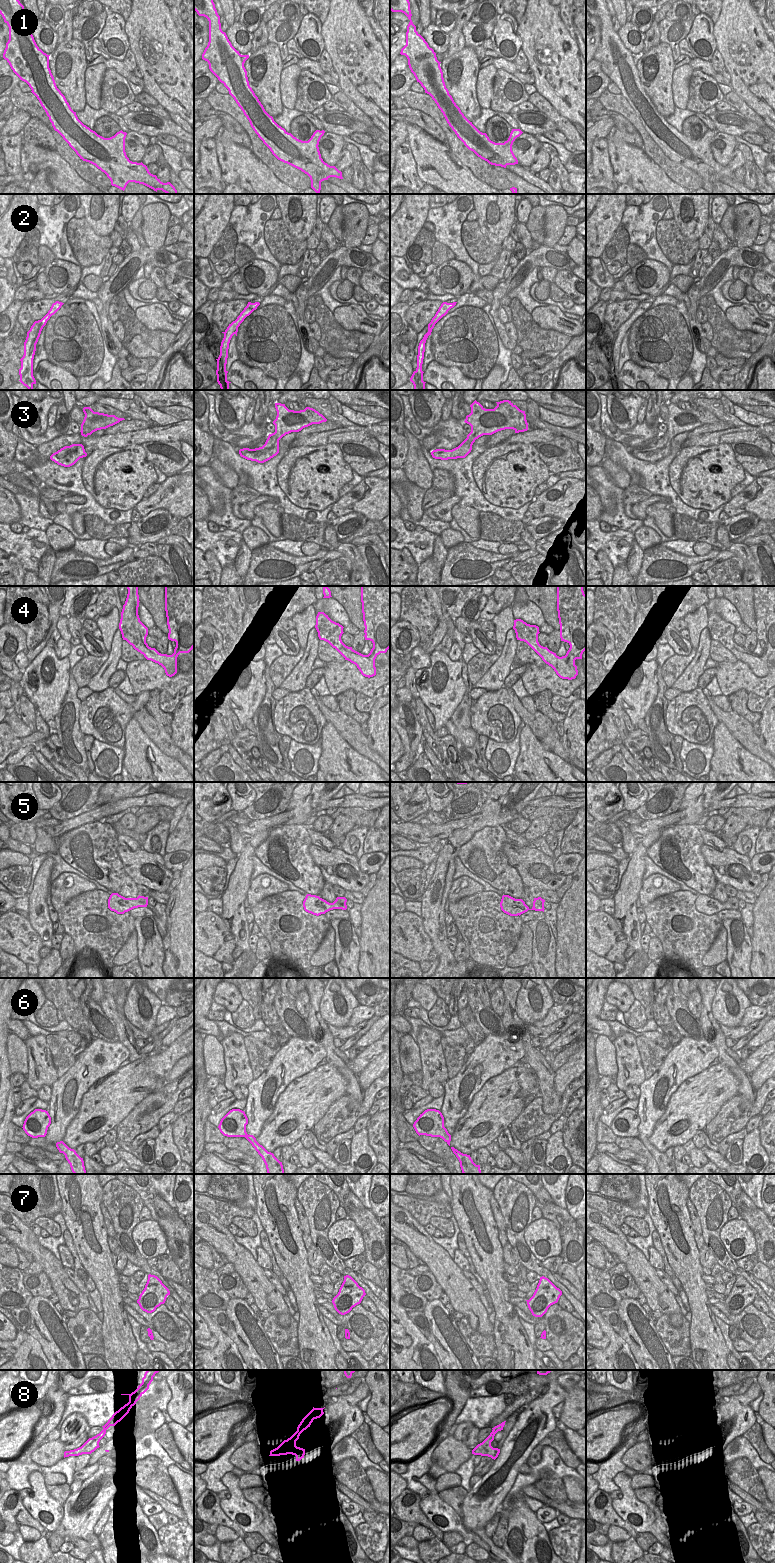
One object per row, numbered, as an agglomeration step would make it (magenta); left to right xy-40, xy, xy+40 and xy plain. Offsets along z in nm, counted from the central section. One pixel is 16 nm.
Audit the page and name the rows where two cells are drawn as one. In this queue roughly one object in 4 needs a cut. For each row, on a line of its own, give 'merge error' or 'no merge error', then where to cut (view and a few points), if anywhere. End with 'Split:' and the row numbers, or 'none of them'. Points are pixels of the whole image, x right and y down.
1: no merge error | no cut
2: no merge error | no cut
3: no merge error | no cut
4: no merge error | no cut
5: no merge error | no cut
6: no merge error | no cut
7: no merge error | no cut
8: no merge error | no cut
Split: none of them

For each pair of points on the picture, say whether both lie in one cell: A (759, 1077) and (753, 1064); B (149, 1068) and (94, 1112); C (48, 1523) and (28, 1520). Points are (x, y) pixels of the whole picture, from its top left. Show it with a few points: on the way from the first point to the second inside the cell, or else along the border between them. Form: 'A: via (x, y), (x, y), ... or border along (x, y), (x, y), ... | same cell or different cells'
A: border along (764, 1058), (750, 1074) | different cells
B: via (135, 1081), (117, 1093), (108, 1102) | same cell
C: border along (23, 1505), (48, 1532) | different cells

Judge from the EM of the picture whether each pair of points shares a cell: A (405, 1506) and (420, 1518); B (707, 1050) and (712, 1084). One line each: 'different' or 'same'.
A: same
B: different

